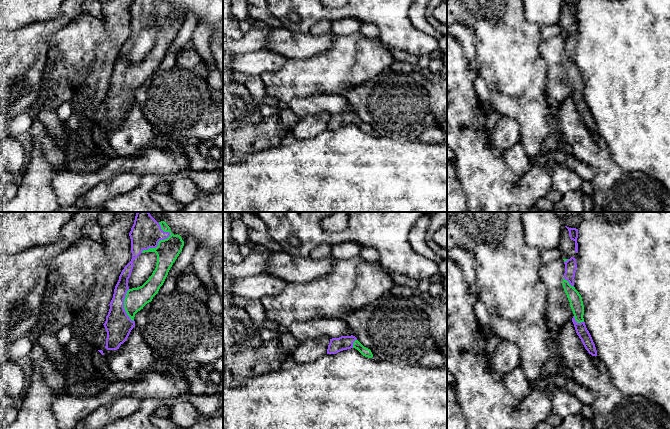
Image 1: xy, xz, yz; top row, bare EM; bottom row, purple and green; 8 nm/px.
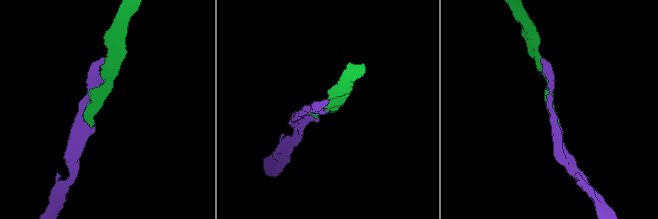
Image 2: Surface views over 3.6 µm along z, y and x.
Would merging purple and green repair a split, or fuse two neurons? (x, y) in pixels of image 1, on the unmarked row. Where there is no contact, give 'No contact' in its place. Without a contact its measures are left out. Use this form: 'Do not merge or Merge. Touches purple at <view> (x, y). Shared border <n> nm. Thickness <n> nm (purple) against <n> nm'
Merge. Touches purple at xy (157, 21). Shared border 280 nm. Thickness 200 nm (purple) against 190 nm

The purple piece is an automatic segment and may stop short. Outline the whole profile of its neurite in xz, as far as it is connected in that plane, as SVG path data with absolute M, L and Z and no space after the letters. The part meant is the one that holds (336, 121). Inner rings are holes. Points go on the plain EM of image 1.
M341 112L339 114L330 115L327 130L336 130L340 127L355 124L363 132L372 134L373 130L370 125L364 123L355 112Z

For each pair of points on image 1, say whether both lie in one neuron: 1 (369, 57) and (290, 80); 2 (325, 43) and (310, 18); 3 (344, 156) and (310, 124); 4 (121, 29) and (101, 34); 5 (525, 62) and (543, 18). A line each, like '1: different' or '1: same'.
1: same
2: different
3: different
4: different
5: different

